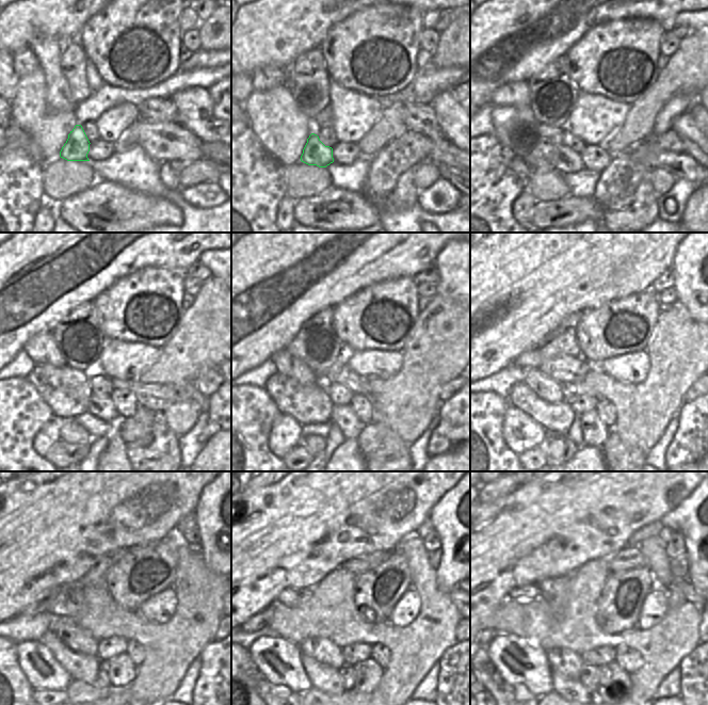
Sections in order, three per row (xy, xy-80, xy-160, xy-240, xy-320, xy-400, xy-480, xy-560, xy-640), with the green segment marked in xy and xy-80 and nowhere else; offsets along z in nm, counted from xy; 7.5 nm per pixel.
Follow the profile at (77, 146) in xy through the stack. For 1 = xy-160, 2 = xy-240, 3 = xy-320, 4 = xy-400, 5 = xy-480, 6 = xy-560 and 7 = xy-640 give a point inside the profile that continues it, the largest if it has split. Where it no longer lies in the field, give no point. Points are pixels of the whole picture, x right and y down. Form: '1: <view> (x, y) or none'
1: xy-160 (565, 160)
2: xy-240 (101, 406)
3: xy-320 (344, 417)
4: xy-400 (595, 432)
5: xy-480 (122, 671)
6: xy-560 (368, 672)
7: xy-640 (614, 687)

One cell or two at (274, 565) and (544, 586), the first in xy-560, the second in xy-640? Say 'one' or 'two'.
two

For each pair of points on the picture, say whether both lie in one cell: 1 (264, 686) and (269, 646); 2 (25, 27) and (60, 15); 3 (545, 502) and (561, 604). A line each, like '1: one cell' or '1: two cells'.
1: two cells
2: one cell
3: two cells

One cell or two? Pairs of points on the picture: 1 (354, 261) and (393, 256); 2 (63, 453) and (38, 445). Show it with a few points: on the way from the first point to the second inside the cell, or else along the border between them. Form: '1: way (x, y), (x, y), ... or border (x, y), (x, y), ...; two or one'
1: way (364, 256), (384, 256); one
2: border (59, 439), (46, 457); two

